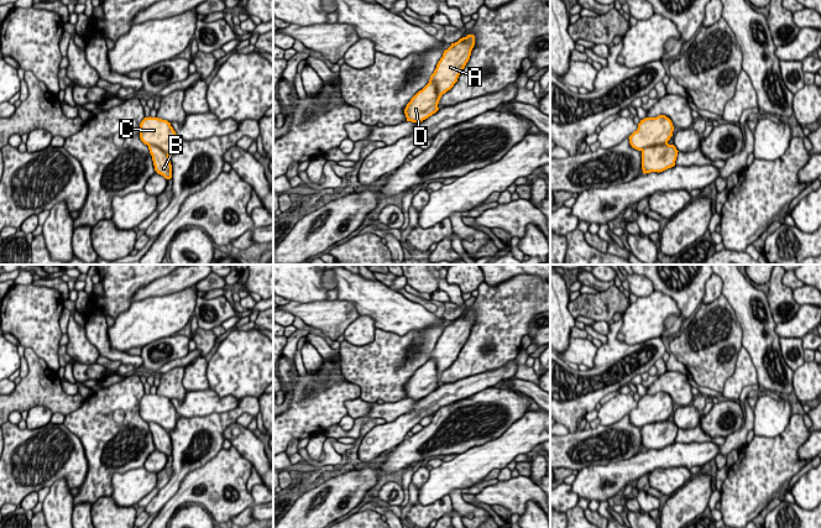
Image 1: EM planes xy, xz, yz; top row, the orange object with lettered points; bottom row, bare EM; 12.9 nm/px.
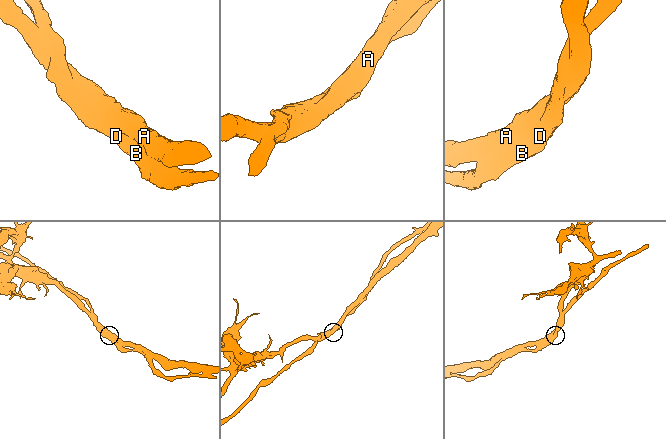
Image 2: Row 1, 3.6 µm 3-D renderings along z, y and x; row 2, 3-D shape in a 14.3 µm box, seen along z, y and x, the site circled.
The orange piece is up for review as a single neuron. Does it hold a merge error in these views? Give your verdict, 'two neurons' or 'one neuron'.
two neurons

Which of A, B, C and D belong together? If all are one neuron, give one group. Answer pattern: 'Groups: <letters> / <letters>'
Groups: A C / B D

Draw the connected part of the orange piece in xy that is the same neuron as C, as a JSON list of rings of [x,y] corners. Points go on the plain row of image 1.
[[[145,394],[140,401],[140,415],[147,423],[157,423],[167,432],[176,428],[179,418],[171,399],[158,394]]]

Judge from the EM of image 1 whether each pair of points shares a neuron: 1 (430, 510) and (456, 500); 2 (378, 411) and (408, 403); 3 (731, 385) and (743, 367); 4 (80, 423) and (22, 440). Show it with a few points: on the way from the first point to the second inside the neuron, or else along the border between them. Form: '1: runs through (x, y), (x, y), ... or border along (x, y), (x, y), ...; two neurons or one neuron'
1: border along (449, 495), (454, 510); two neurons
2: runs through (386, 411), (401, 407); one neuron
3: runs through (735, 381), (743, 371); one neuron
4: border along (63, 423), (79, 439), (83, 450); two neurons

